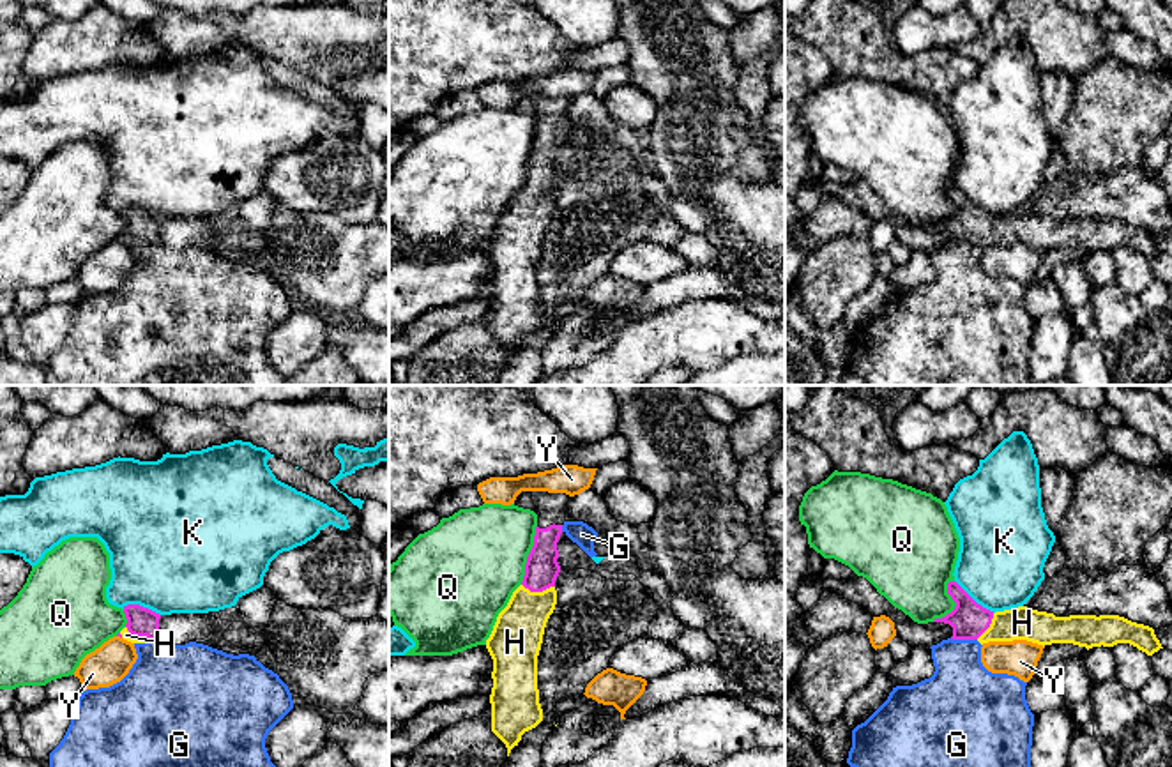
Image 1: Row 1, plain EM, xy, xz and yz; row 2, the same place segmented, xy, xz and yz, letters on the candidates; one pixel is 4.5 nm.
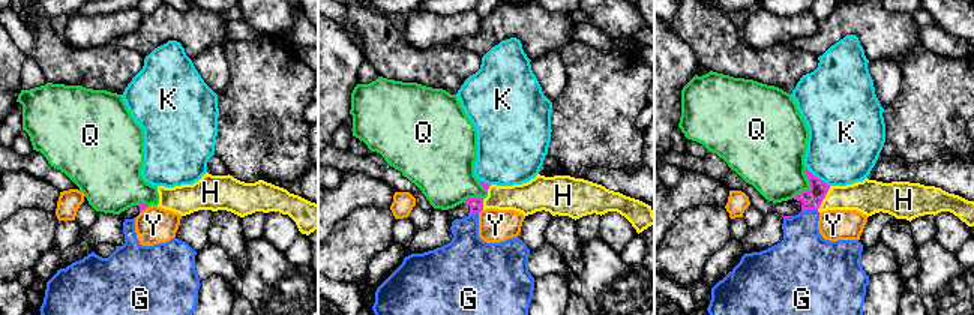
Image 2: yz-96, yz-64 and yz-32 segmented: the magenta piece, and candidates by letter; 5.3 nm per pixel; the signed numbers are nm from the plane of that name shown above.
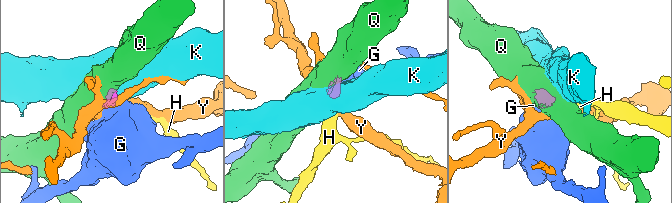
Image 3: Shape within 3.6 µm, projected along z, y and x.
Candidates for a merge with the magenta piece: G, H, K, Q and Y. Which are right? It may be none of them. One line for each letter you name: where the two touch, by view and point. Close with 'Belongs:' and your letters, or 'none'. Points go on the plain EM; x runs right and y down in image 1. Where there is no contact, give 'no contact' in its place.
H: contact xz (538, 195)
Belongs: H

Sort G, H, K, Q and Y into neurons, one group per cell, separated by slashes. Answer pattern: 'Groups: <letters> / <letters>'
Groups: G / H / K / Q / Y

